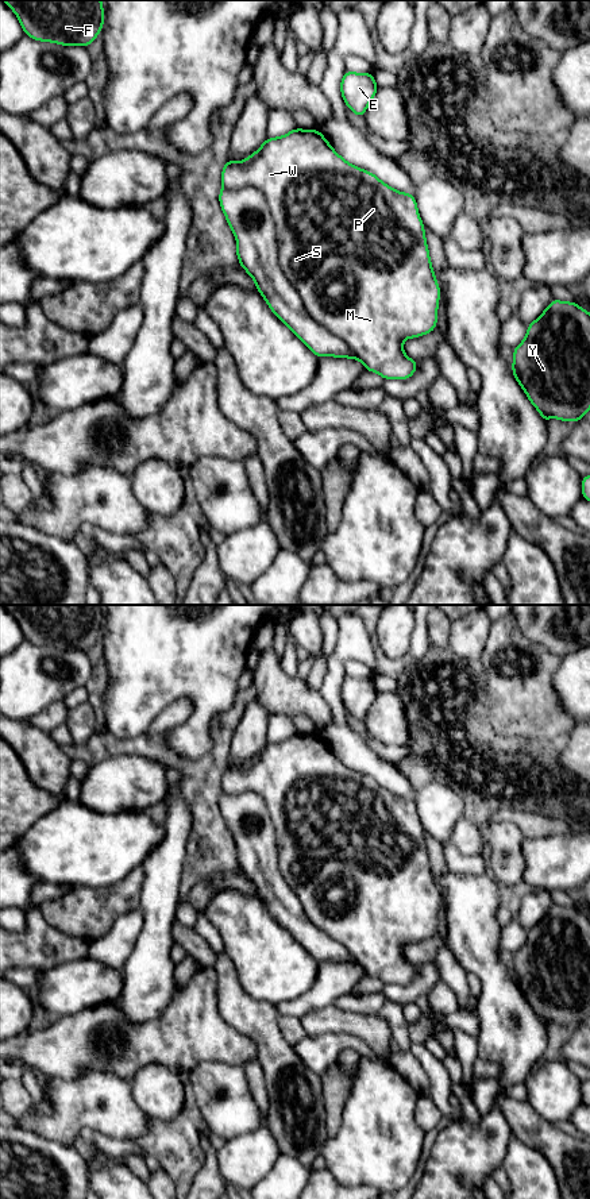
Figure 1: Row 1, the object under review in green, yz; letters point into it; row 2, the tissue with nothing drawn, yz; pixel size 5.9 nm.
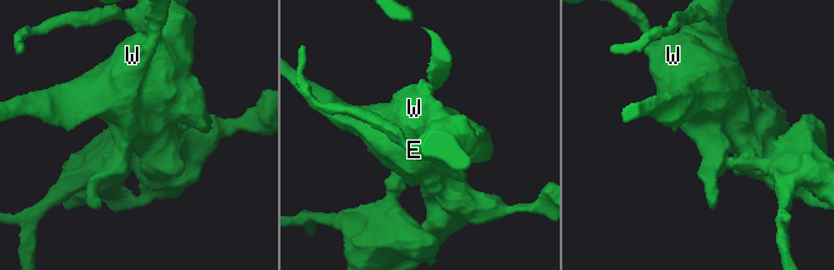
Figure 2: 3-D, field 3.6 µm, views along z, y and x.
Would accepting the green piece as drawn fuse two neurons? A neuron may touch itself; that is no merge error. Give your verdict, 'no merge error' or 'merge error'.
merge error

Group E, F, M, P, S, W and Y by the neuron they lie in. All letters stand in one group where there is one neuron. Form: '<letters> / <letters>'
E M P S W / F Y

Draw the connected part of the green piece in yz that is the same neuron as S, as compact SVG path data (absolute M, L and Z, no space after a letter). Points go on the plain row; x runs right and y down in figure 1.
M294 733L284 741L267 743L242 767L227 763L221 786L227 794L252 791L265 801L277 838L279 872L297 895L306 918L340 942L366 976L375 976L383 984L409 984L419 965L408 963L402 945L436 933L440 903L414 801L398 797L371 776L348 768L317 733Z

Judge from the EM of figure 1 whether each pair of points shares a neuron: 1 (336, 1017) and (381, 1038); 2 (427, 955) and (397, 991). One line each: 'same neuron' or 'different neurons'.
1: same neuron
2: different neurons

